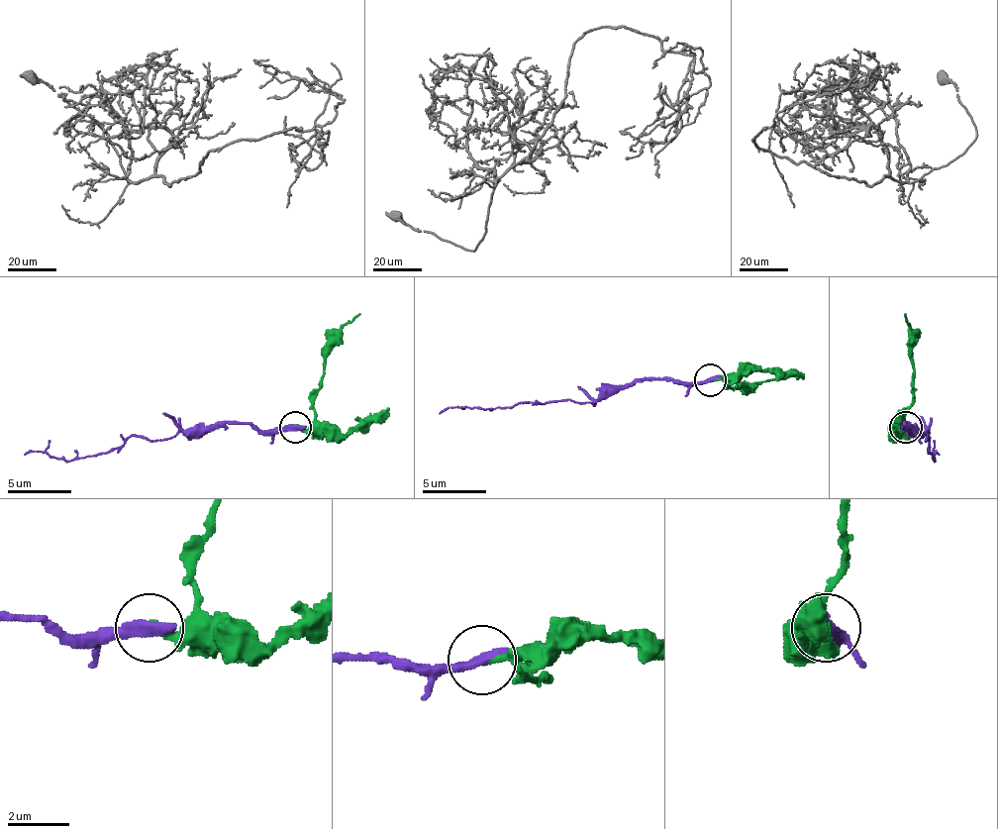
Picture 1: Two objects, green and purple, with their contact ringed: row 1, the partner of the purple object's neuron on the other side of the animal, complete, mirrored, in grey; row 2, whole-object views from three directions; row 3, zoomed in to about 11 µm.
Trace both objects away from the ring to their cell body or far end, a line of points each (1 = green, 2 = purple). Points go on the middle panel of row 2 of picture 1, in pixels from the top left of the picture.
1: (711, 380), (730, 377), (730, 387), (740, 387), (774, 377)
2: (711, 380), (631, 380), (608, 387), (592, 403), (548, 400), (493, 409), (454, 406), (439, 413)

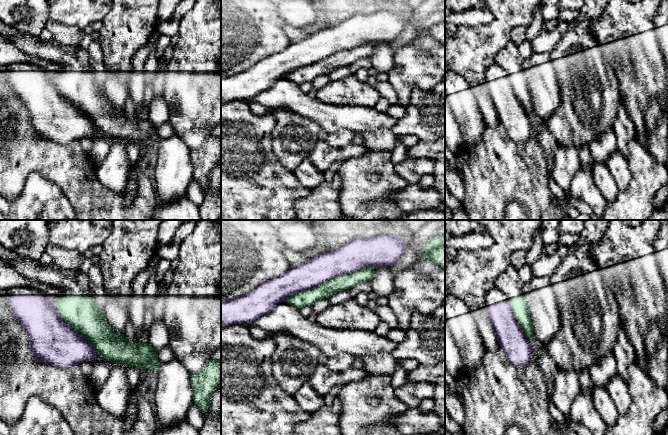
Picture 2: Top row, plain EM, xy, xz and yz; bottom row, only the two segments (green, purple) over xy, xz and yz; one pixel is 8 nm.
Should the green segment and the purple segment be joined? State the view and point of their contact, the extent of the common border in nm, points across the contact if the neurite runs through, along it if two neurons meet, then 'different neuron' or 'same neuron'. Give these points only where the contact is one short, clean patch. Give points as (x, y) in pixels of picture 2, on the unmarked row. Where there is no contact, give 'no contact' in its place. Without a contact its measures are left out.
meets green in xz at (327, 57); contact 750 nm long; different neuron

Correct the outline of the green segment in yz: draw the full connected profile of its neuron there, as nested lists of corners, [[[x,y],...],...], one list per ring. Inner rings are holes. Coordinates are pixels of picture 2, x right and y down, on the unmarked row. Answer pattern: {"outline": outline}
{"outline": [[[509,41],[496,55],[495,62],[509,74],[509,81],[514,94],[529,116],[534,114],[532,98],[529,92],[527,78],[523,70],[523,58],[521,57],[518,46]]]}

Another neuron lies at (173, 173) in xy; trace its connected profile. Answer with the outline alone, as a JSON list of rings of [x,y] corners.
[[[176,134],[160,141],[154,174],[160,203],[187,197],[187,188],[194,179],[190,149]]]

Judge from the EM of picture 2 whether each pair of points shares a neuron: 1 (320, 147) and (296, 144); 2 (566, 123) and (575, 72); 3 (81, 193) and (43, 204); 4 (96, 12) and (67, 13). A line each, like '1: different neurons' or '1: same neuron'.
1: different neurons
2: same neuron
3: different neurons
4: same neuron

